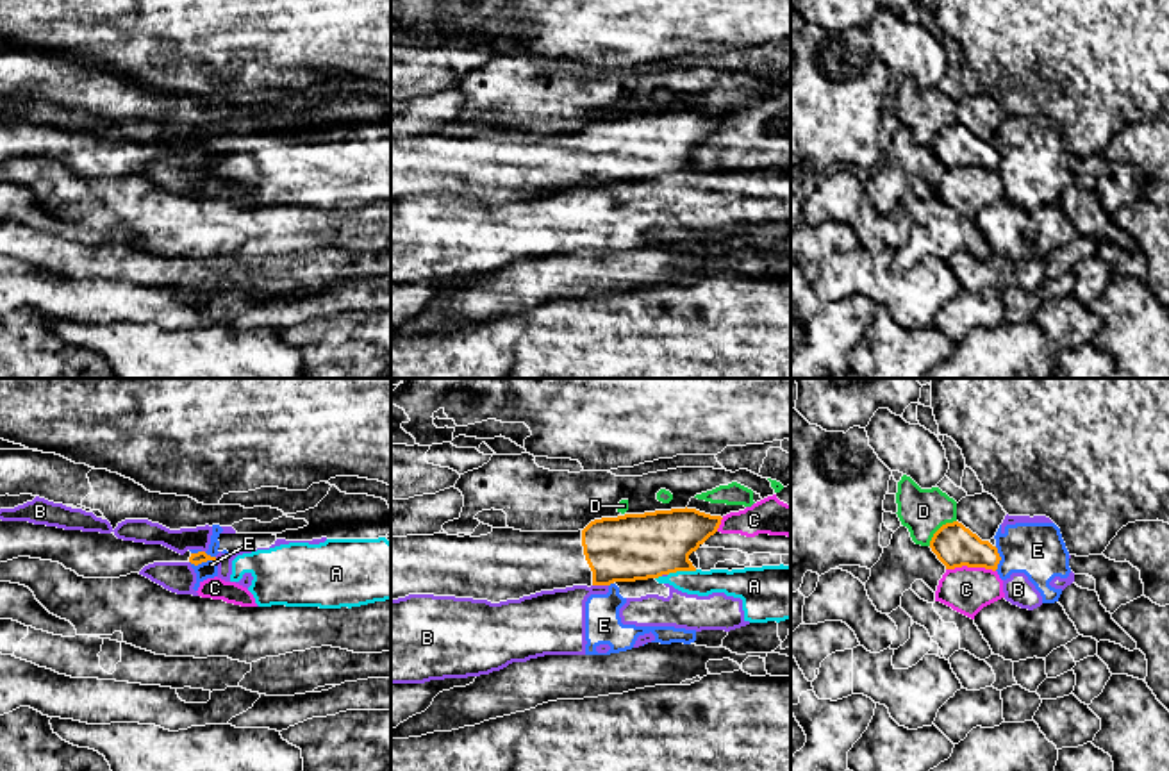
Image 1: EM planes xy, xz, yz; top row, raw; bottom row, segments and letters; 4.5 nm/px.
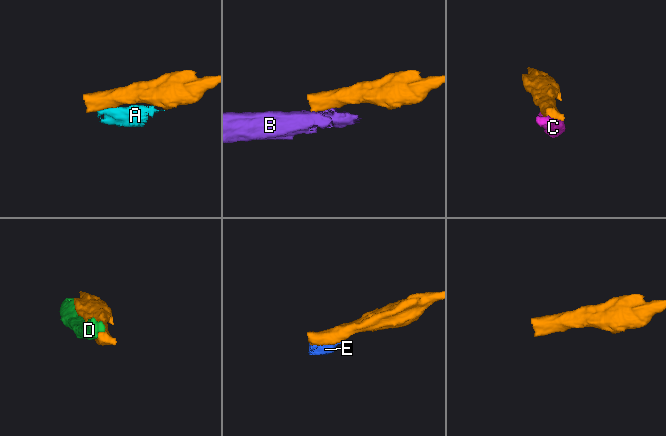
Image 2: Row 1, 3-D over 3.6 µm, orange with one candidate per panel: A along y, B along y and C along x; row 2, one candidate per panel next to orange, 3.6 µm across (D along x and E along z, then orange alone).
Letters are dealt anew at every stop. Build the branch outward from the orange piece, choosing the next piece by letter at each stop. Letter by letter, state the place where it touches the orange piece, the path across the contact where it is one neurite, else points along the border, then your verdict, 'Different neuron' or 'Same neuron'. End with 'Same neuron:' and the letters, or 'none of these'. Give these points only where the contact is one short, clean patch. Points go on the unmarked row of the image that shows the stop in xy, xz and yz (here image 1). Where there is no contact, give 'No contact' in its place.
A: Touches orange at xz (682, 170). Boundary: xz (696, 170), (677, 170), (668, 175). Different neuron
B: Touches orange at xz (600, 184). Boundary: xz (593, 184), (607, 186). Different neuron
C: Touches orange at yz (971, 166). Different neuron
D: Touches orange at yz (939, 129). Different neuron
E: Touches orange at xy (202, 161). Boundary: xy (215, 156), (197, 165), (190, 163). Different neuron
Same neuron: none of these

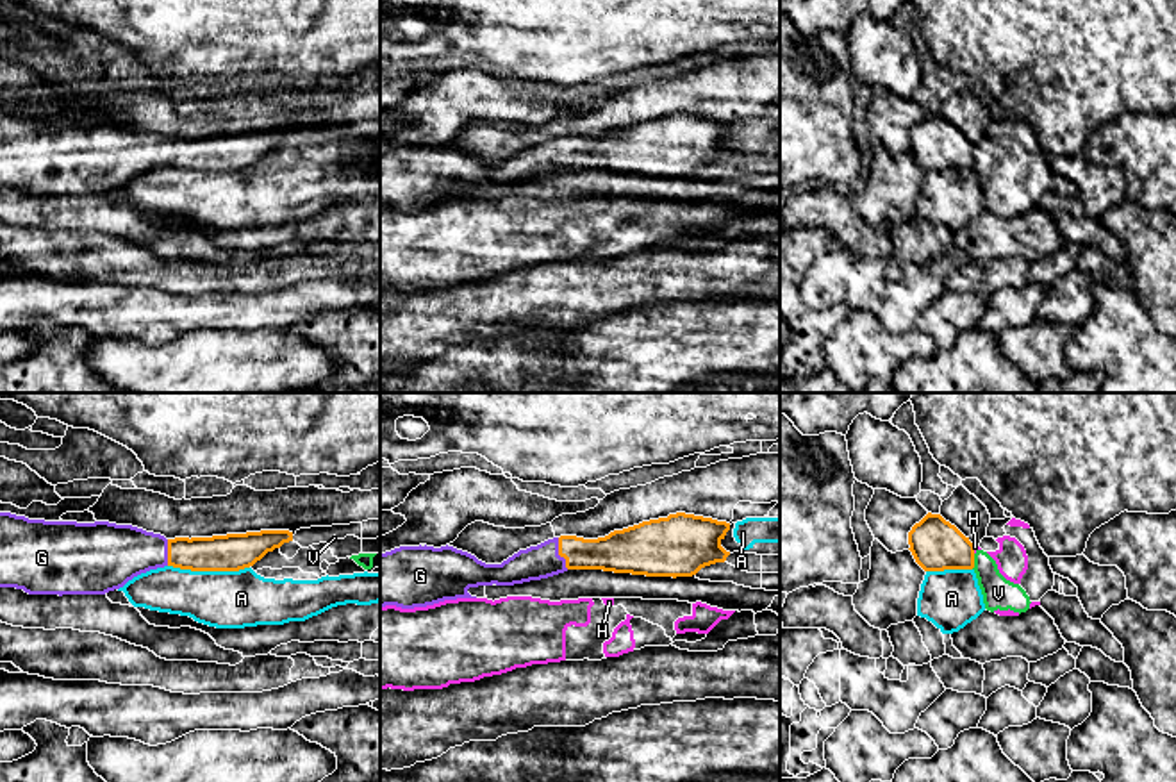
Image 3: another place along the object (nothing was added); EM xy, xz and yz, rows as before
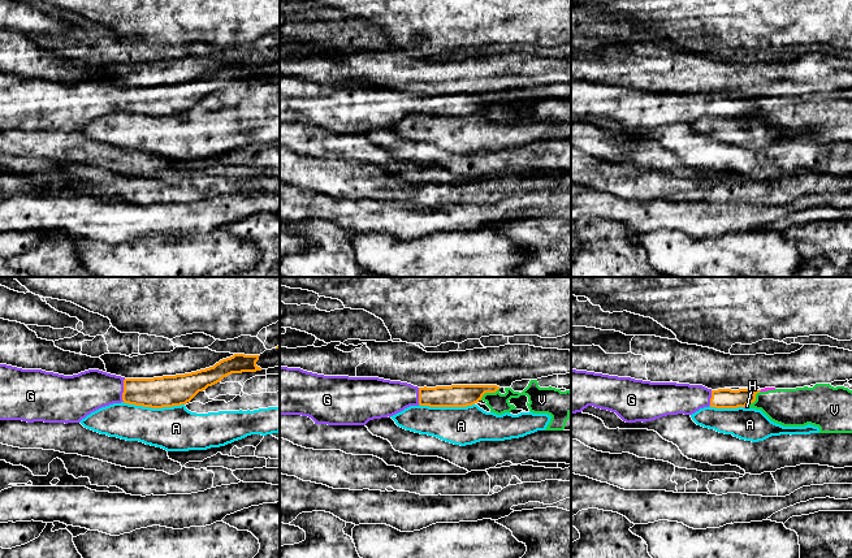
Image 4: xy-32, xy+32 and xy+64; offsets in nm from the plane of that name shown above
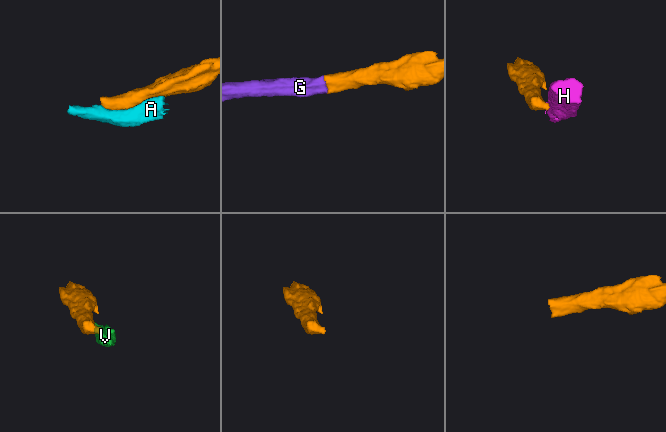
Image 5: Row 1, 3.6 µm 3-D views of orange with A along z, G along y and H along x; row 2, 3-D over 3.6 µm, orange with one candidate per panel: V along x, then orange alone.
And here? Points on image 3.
A: Touches orange at xy (209, 170). Different neuron
G: Touches orange at xz (559, 154). Path across: xz (614, 152), (559, 154), (541, 161). Same neuron
H: Touches orange at yz (973, 150). Boundary: yz (973, 147), (975, 152). Different neuron
V: Touches orange at yz (973, 161). Boundary: yz (975, 154), (971, 168). Different neuron
Same neuron: G

